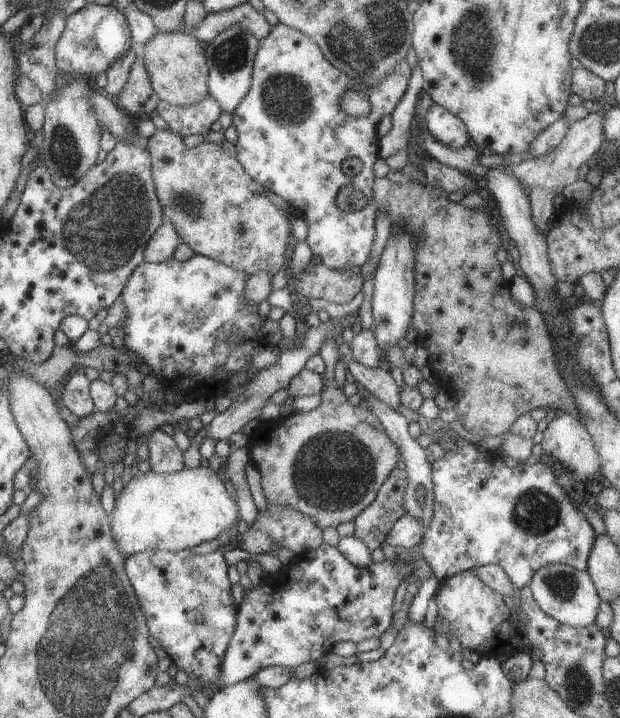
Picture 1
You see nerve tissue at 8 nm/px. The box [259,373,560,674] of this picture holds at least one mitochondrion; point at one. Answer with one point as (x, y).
(334, 470)

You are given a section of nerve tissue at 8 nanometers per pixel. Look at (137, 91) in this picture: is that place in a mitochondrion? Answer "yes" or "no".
no

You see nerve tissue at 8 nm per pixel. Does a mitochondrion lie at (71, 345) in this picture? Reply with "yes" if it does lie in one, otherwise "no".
no

